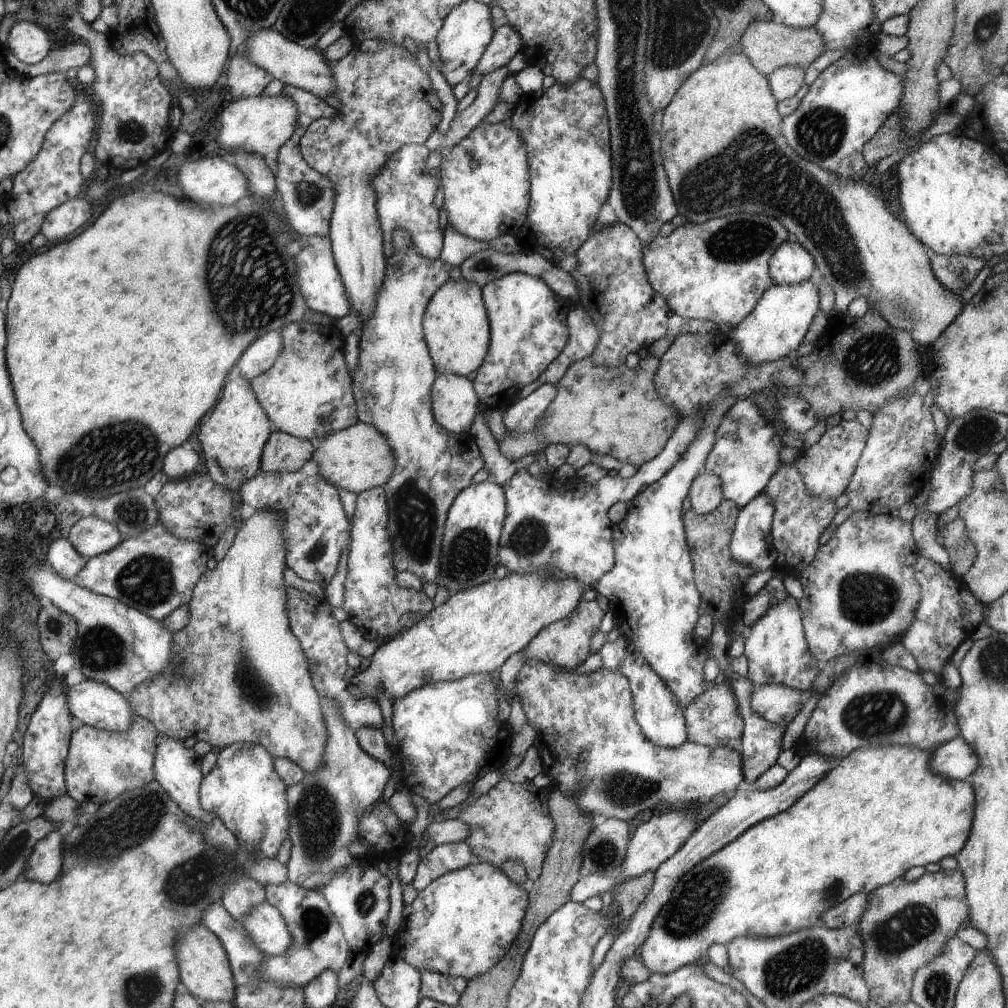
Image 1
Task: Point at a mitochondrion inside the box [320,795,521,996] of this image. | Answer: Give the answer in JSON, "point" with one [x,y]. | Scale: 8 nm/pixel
{"point":[366,903]}

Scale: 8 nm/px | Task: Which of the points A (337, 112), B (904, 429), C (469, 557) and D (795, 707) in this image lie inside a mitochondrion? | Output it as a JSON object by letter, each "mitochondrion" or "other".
{"A":"other","B":"other","C":"mitochondrion","D":"other"}

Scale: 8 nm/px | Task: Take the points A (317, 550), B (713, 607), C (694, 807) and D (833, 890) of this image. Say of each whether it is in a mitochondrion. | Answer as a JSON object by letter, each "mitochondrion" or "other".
{"A":"mitochondrion","B":"other","C":"other","D":"mitochondrion"}

